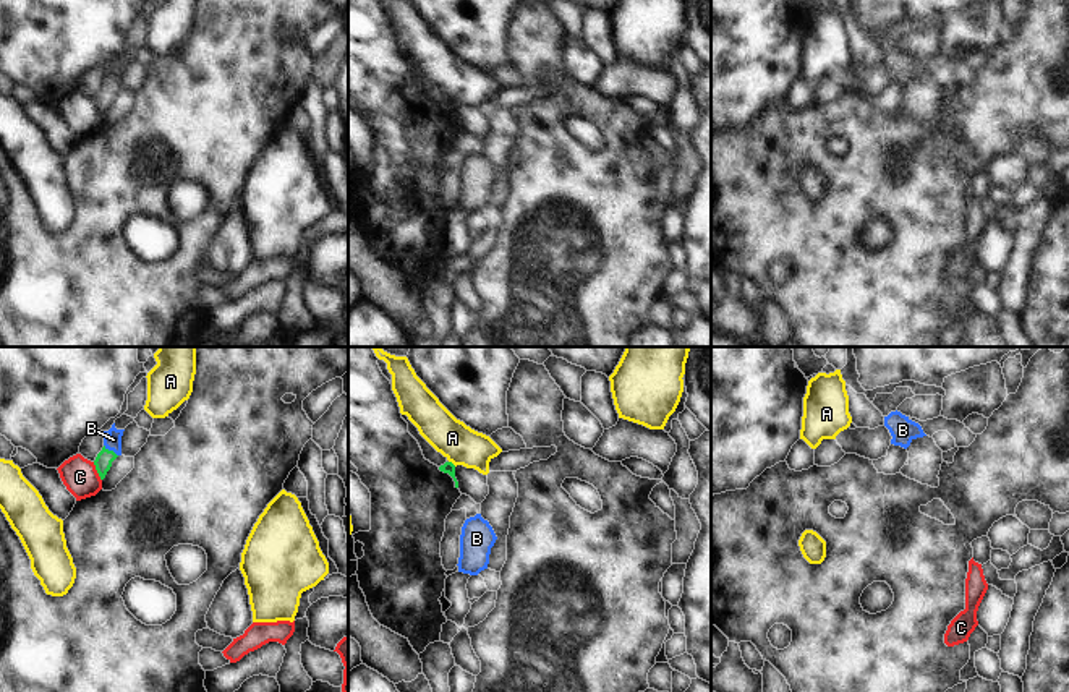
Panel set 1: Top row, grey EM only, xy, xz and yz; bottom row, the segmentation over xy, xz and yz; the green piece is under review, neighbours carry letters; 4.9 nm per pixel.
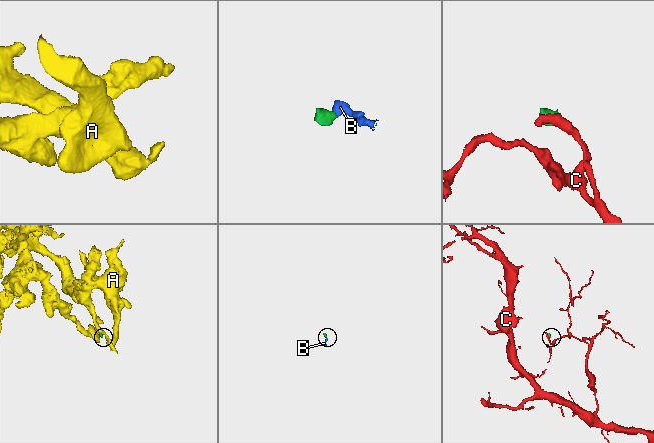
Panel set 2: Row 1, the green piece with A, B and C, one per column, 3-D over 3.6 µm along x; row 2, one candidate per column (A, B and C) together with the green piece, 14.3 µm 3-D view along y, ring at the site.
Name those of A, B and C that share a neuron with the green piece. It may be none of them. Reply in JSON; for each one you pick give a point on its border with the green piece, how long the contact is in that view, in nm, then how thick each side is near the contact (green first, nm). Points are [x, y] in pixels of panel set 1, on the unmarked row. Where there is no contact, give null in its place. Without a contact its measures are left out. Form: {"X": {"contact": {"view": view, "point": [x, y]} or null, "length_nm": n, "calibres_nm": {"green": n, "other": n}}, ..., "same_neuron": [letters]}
{"B": {"contact": {"view": "xy", "point": [110, 88]}, "length_nm": 90, "calibres_nm": {"green": 90, "other": 80}}, "same_neuron": ["B"]}

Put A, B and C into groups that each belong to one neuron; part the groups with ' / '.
A / B / C

